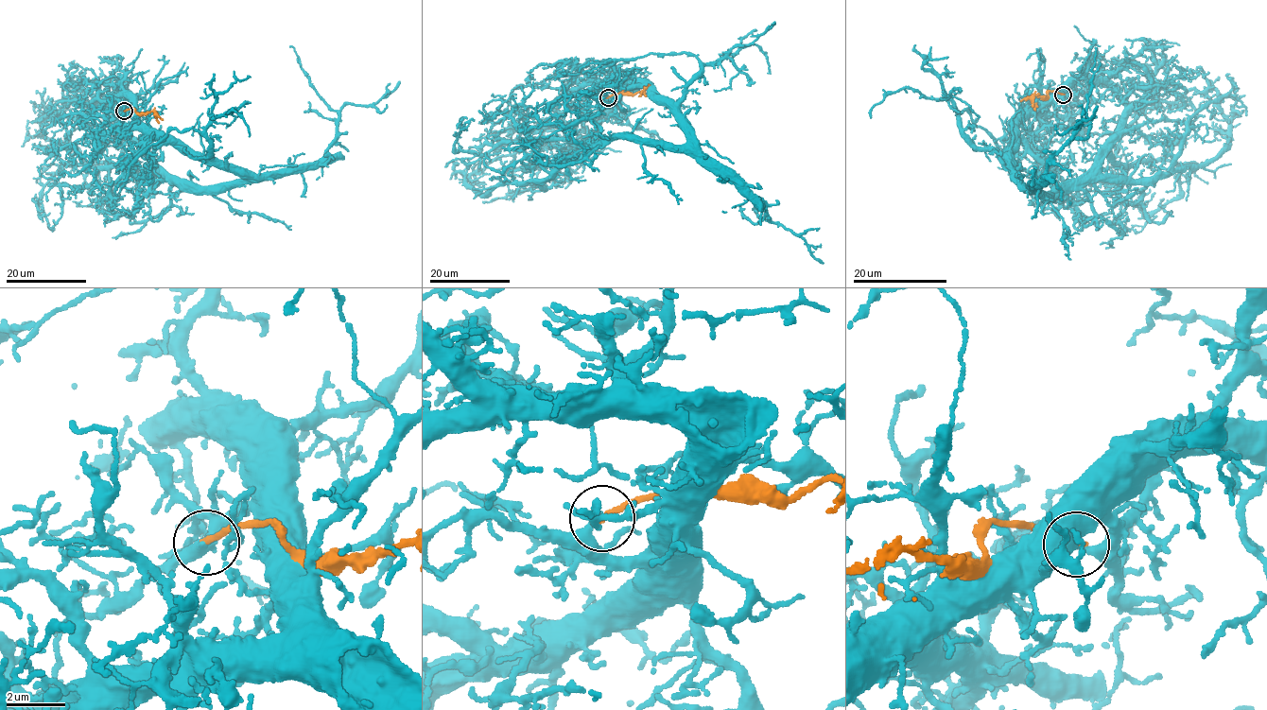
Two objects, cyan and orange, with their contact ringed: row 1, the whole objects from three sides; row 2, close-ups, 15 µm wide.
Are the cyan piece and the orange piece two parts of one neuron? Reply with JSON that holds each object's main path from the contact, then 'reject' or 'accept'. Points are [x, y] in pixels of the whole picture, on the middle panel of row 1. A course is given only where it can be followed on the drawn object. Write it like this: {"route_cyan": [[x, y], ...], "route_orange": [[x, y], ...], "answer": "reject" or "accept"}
{"route_cyan": [[608, 97], [600, 126], [567, 151], [589, 149], [541, 180], [476, 194], [465, 181], [480, 151]], "route_orange": [[608, 97], [621, 92], [634, 95], [643, 92], [650, 84]], "answer": "reject"}

